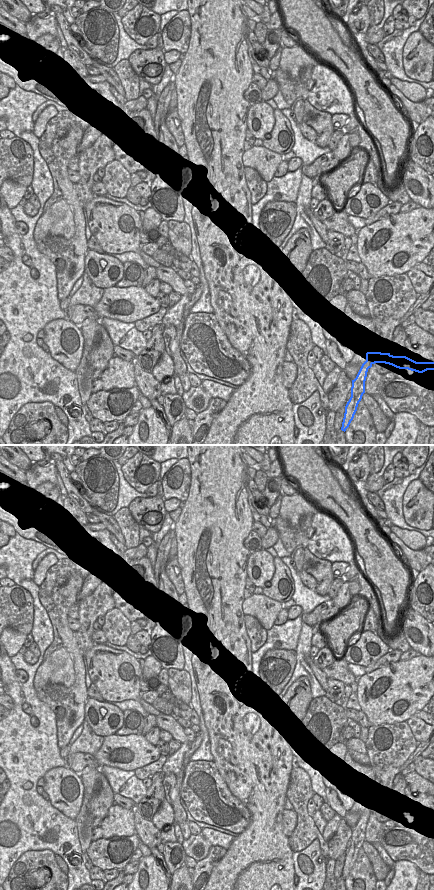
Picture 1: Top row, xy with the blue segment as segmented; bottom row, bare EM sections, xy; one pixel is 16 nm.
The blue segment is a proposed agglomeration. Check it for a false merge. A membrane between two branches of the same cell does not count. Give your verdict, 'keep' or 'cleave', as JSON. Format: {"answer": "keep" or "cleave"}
{"answer": "cleave"}

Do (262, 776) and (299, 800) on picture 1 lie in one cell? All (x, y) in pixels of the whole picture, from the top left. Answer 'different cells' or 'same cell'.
different cells

